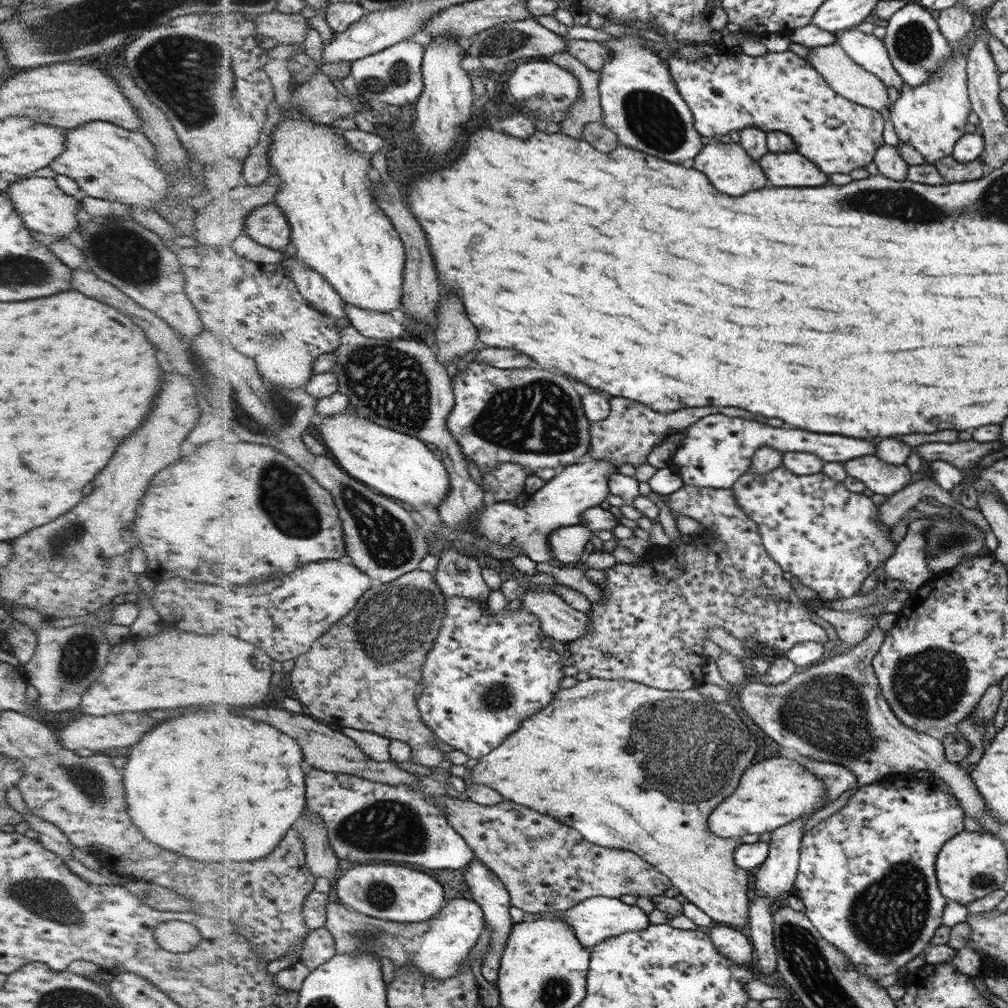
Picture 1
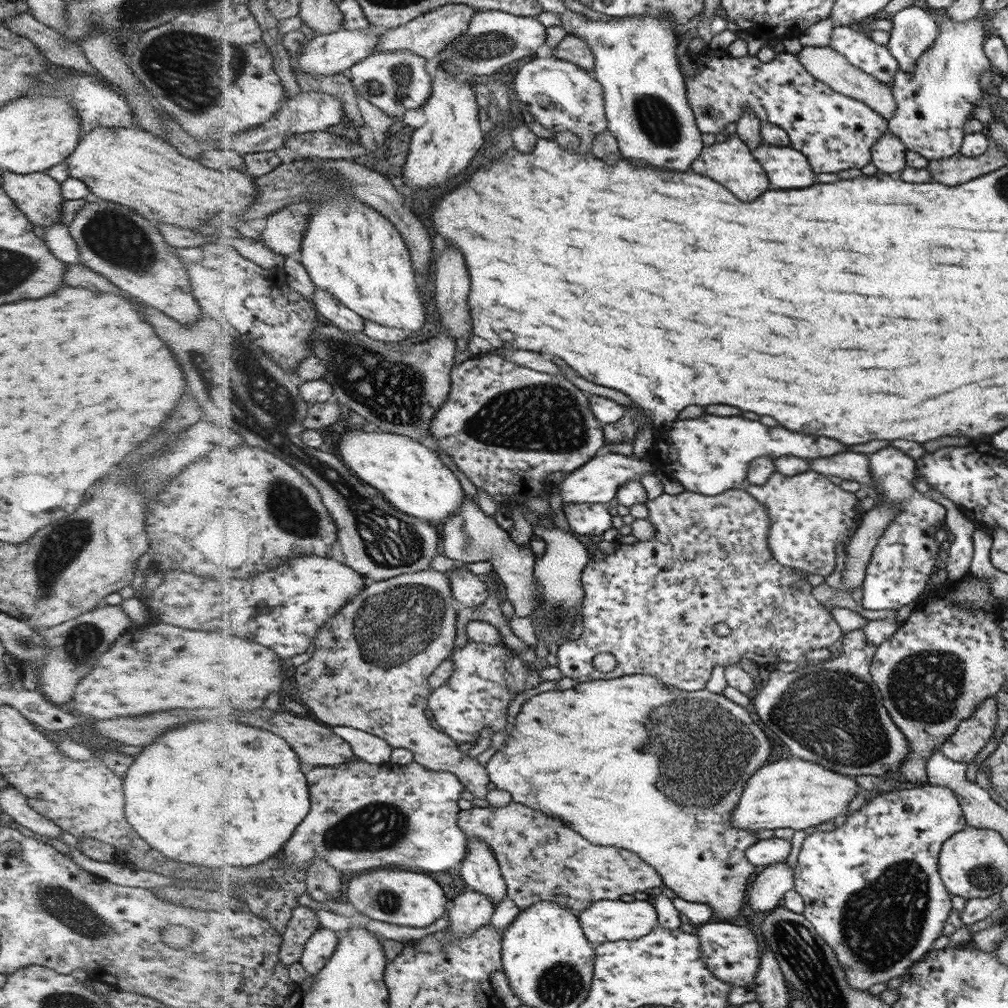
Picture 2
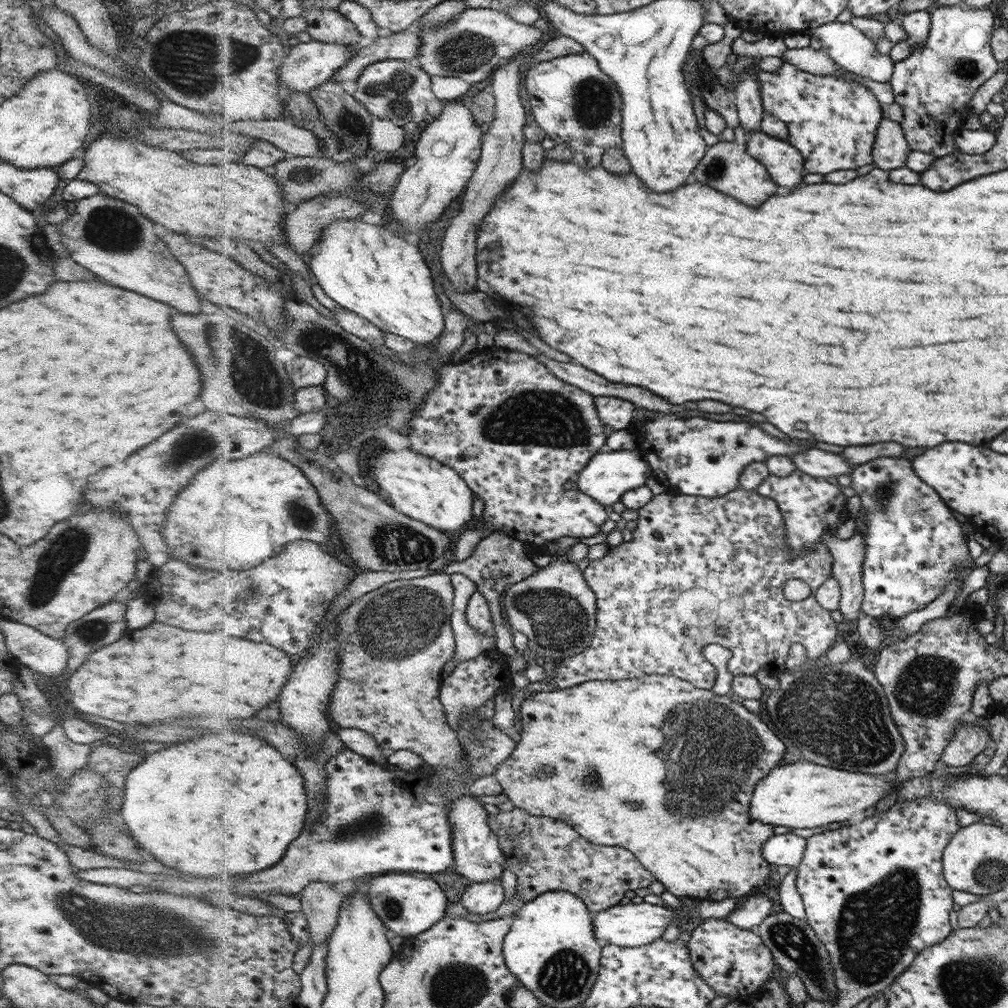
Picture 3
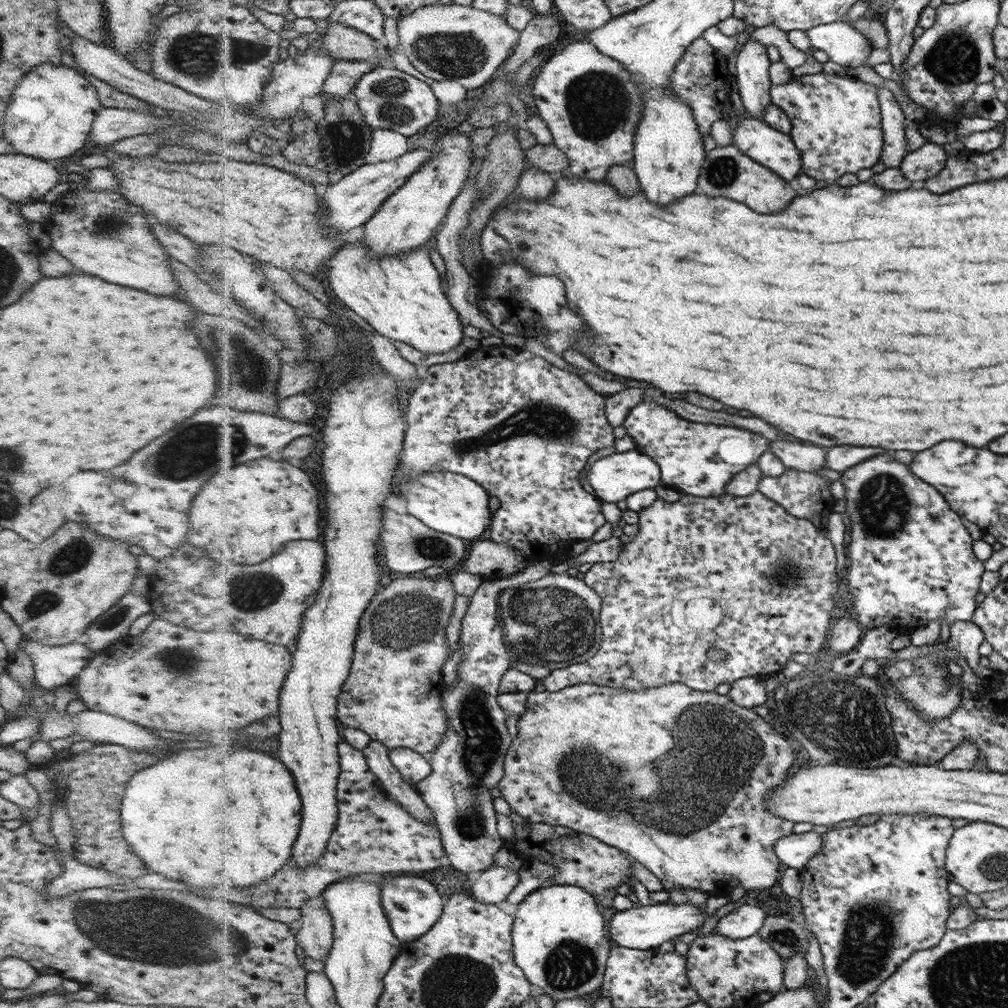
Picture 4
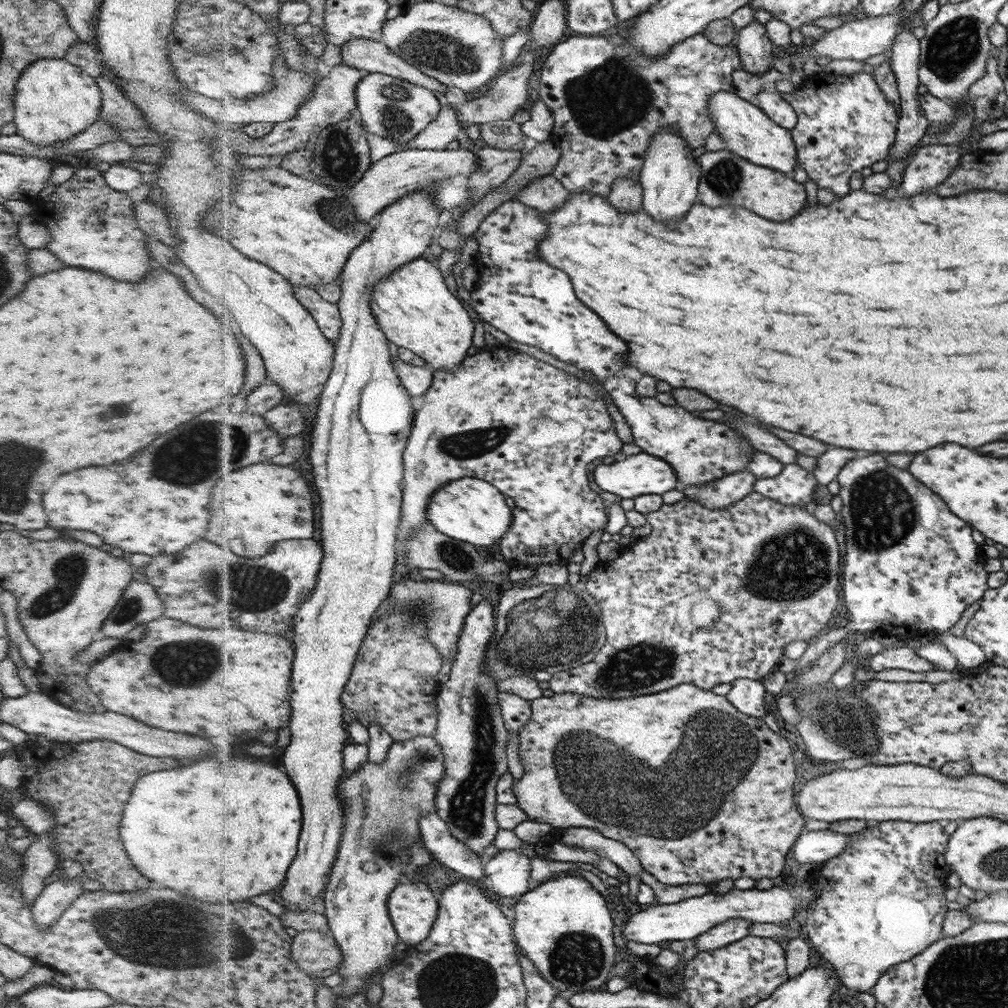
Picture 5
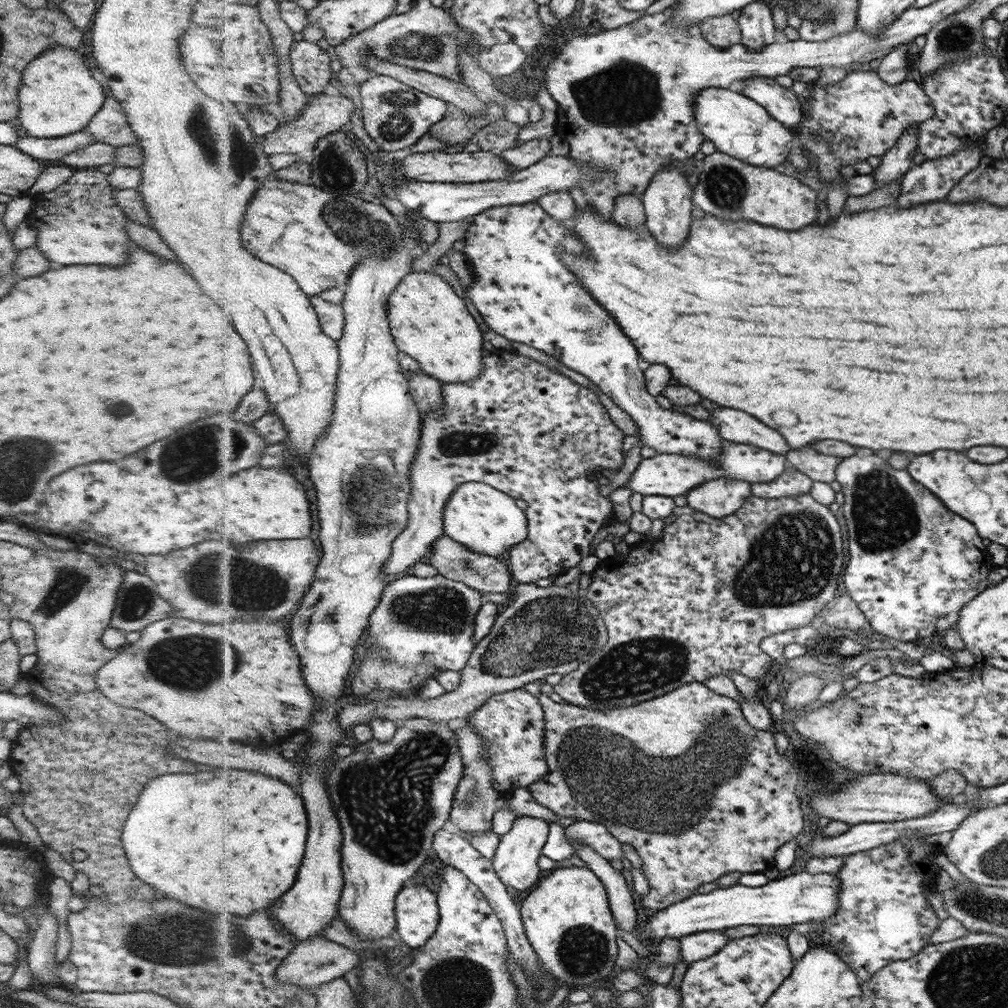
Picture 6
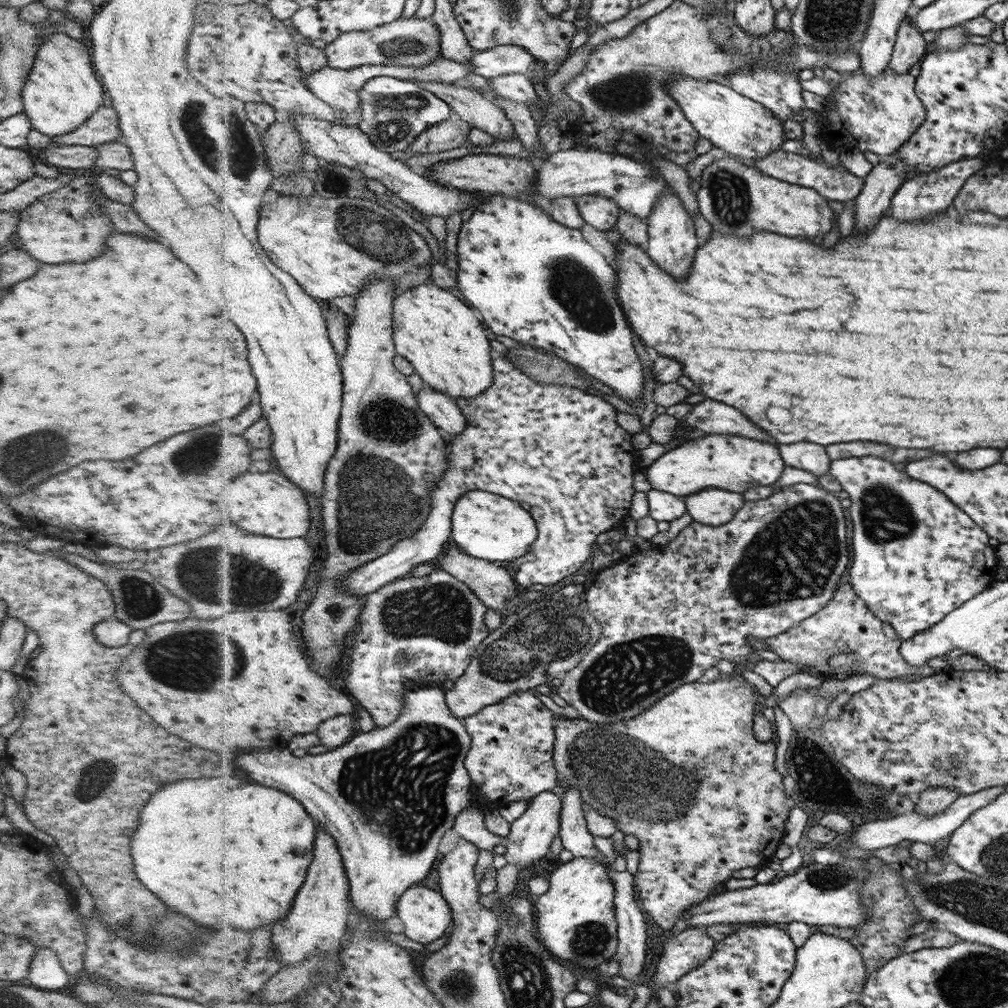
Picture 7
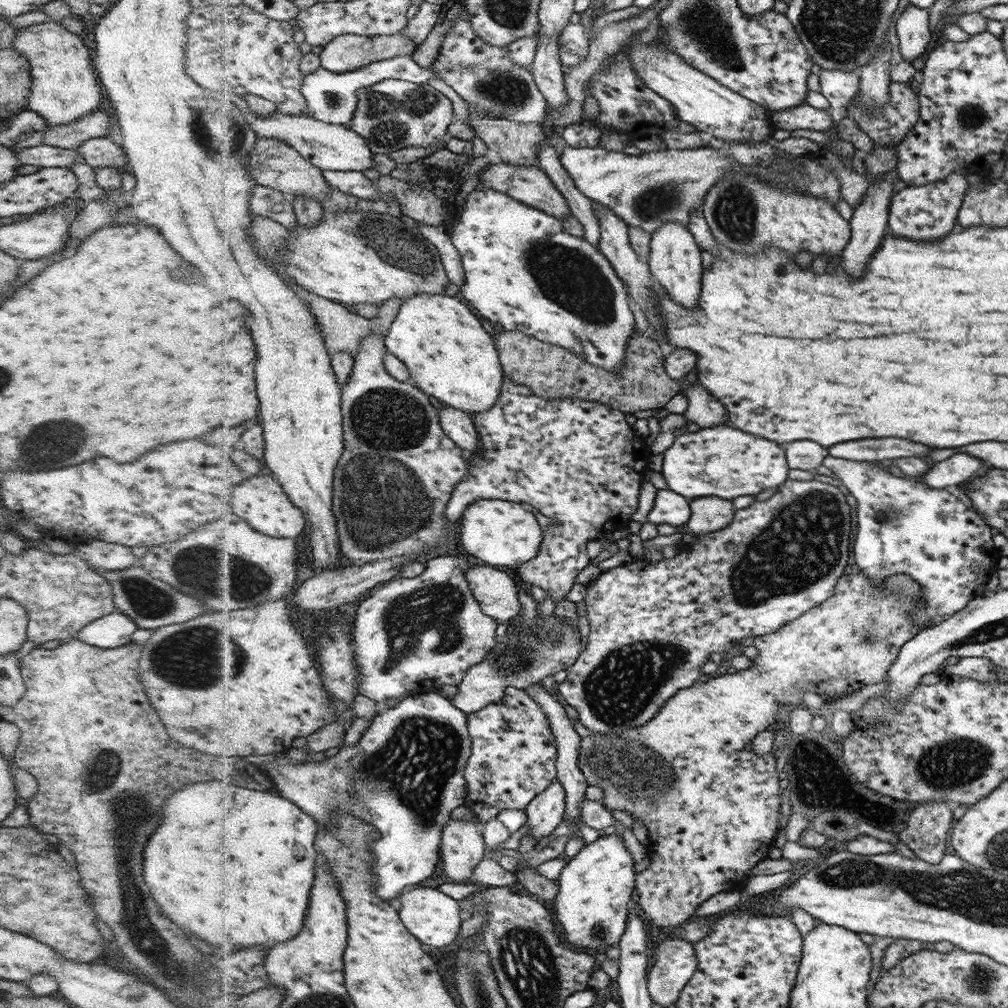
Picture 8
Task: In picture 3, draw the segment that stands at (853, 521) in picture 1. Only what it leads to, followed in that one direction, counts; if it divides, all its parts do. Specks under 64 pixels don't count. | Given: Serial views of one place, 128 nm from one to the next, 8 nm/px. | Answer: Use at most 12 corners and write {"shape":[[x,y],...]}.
{"shape":[[798,469],[756,492],[779,505],[792,556],[835,534],[839,485]]}

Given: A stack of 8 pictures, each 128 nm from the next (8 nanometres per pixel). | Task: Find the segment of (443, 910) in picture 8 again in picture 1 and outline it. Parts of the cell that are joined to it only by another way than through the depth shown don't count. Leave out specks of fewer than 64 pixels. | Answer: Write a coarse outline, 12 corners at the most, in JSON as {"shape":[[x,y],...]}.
{"shape":[[359,865],[337,894],[358,912],[426,922],[446,888],[402,866]]}

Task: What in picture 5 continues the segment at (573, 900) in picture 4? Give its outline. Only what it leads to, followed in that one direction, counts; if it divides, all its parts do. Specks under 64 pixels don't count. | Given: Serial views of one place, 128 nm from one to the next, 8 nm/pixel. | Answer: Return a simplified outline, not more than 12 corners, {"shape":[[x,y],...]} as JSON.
{"shape":[[581,874],[513,904],[546,982],[596,991],[616,962],[604,896]]}

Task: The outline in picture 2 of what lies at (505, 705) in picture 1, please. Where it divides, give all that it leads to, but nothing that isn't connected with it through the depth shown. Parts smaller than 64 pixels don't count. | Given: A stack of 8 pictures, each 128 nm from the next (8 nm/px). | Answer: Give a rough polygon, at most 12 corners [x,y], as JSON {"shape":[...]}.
{"shape":[[469,640],[431,696],[457,742],[508,730],[508,705],[552,664]]}

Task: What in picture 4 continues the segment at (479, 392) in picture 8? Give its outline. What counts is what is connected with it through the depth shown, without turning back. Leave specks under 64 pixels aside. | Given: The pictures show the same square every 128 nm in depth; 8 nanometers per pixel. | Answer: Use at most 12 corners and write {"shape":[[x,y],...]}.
{"shape":[[346,243],[335,296],[393,341],[452,352],[466,328],[417,248]]}

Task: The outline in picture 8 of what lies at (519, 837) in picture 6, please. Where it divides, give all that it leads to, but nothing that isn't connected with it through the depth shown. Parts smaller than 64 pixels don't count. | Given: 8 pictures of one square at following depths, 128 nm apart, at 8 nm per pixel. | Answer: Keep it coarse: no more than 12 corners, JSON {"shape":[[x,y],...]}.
{"shape":[[556,778],[524,812],[528,836],[550,836],[566,812],[565,790]]}

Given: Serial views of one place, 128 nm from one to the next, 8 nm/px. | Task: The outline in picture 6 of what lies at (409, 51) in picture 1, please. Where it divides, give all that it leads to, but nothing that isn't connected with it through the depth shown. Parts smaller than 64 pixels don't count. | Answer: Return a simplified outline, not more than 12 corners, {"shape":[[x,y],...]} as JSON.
{"shape":[[393,76],[360,88],[365,128],[407,153],[451,112]]}

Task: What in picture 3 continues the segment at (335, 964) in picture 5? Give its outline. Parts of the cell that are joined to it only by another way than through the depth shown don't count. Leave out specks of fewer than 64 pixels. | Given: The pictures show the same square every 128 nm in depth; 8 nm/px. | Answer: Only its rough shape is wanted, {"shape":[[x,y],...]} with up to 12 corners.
{"shape":[[315,880],[300,898],[313,944],[329,942],[347,896]]}

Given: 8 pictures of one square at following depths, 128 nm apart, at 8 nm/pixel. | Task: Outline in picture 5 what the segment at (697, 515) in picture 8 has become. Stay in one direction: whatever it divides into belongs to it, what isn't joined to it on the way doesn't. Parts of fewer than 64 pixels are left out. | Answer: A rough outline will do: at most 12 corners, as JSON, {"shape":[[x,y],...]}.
{"shape":[[746,469],[707,485],[682,488],[685,499],[726,508],[755,491]]}

